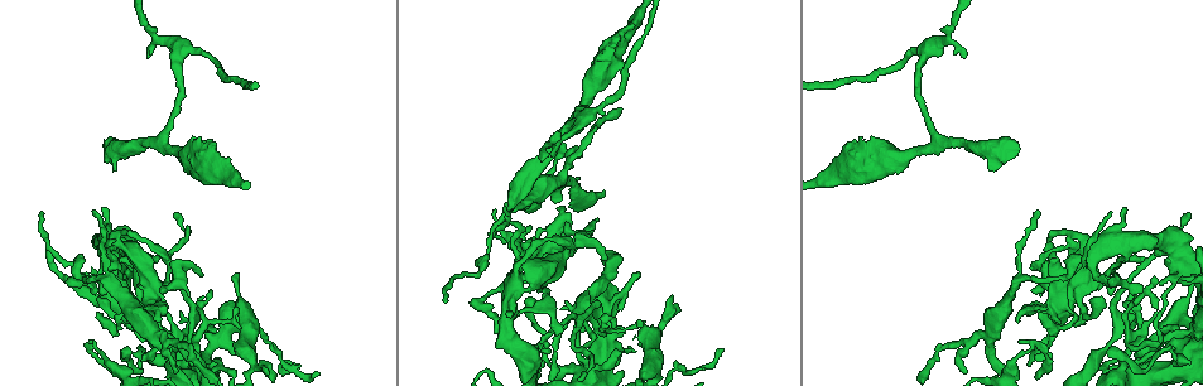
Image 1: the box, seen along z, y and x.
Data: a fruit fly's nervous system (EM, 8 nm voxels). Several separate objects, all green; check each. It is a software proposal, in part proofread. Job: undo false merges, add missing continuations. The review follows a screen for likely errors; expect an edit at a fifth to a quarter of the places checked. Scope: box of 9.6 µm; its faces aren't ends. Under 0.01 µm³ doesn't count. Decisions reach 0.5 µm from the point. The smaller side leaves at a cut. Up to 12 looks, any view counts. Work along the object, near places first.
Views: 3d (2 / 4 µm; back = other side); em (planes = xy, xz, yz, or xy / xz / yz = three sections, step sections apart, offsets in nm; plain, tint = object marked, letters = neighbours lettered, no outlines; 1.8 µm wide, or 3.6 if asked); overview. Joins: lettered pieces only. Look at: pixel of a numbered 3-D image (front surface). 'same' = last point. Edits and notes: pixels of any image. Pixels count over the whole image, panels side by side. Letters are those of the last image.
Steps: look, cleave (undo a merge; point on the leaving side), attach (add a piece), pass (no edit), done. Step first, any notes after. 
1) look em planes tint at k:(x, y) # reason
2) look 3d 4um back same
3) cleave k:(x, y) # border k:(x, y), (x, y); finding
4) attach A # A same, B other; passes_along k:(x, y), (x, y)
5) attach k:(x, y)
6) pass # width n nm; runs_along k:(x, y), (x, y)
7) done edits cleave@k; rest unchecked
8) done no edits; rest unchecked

look 3d 4um at 1:(558, 265) # touches itself

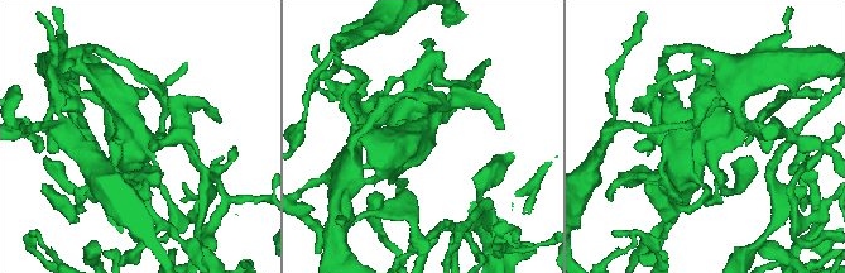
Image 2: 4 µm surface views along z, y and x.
look em planes tint at 2:(707, 143) # need the tissue

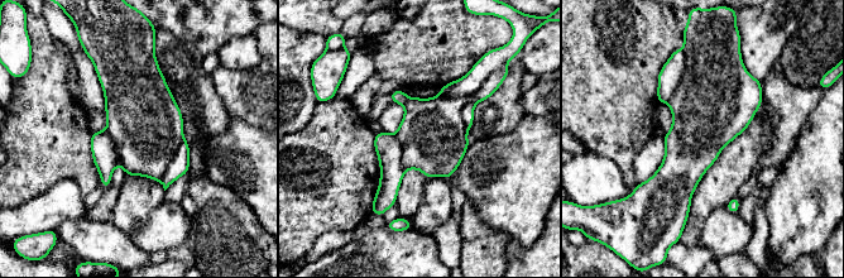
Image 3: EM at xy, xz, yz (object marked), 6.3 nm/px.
look em planes letters same # see the neighbours

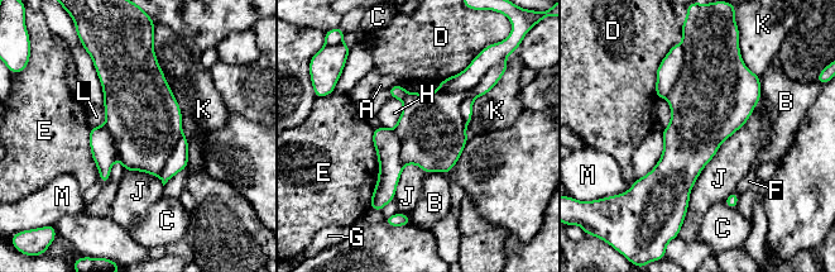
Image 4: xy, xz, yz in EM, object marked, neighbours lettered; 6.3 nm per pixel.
pass # longest_contact J 900 nm; A other, B other, C other, D other, E other, F other, G other, H other, J other, K other, L other, M other; border 4:(399, 99), (397, 124), (380, 127); one cell here

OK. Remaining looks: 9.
look em planes letters at 1:(143, 355) # tapers out

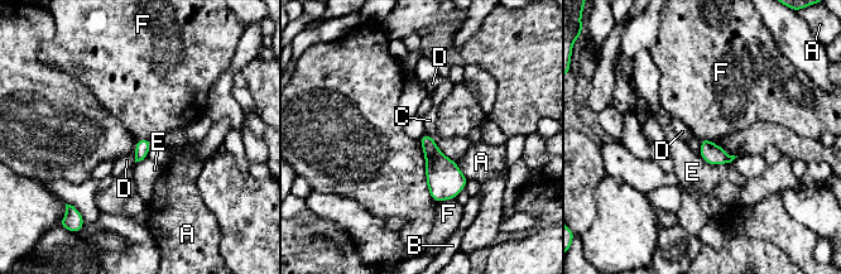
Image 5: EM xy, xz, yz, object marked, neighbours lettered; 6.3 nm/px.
pass # longest_contact E 200 nm; A other, B other, C other, D other, E other, F other; border 5:(455, 197), (438, 202); no lettered piece goes on from it

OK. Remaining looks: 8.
look 3d 4um at 1:(227, 176) # calibre changes

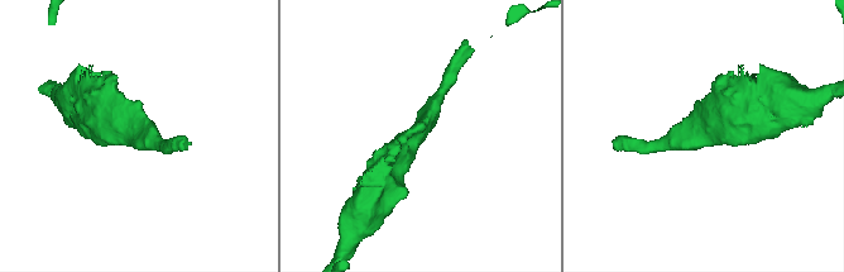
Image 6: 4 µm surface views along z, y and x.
look em planes tint at 6:(138, 131) # arm_widths 180, 480 nm; need the tissue

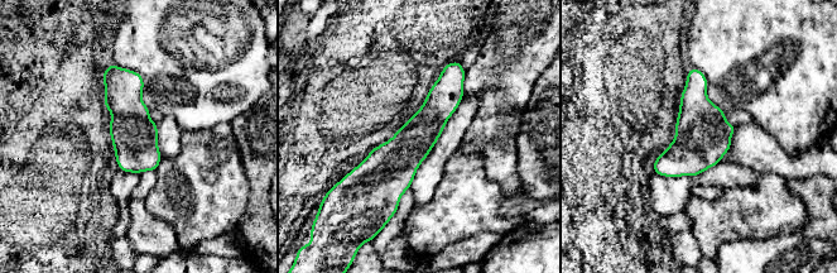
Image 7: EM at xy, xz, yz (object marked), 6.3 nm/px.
look em planes letters same

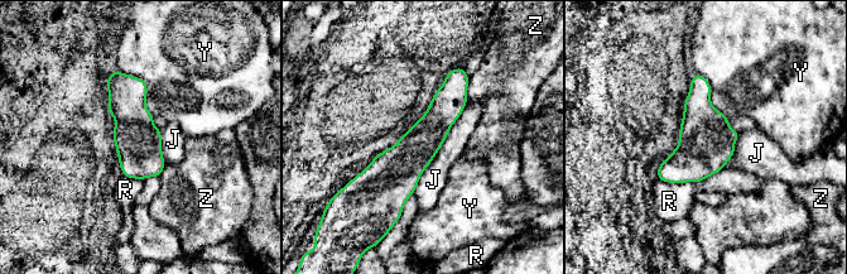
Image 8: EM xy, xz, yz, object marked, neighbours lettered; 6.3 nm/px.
pass # longest_contact J 650 nm; J other, R other, Y other, Z other; continuous, no second cell

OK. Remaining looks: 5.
look em planes letters at 1:(1018, 147) # free end

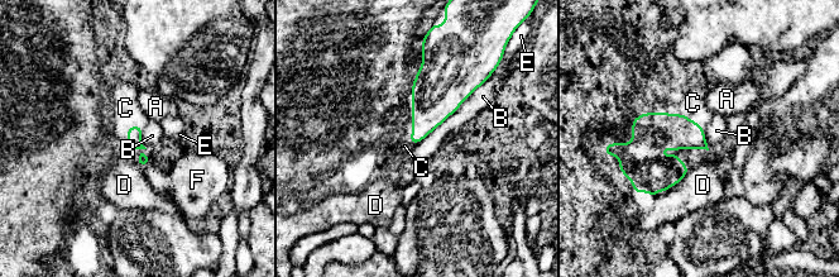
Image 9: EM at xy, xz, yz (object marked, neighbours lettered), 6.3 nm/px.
attach C # A other, B other, C same, D other, E other, F other; passes_along 9:(651, 132), (688, 118), (693, 104); the cell continues

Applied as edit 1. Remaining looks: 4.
look em planes tint at 1:(39, 213) # thin end

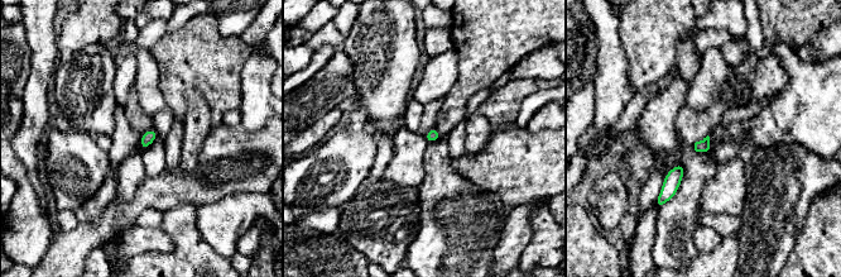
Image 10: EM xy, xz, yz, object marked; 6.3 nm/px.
look em planes letters same

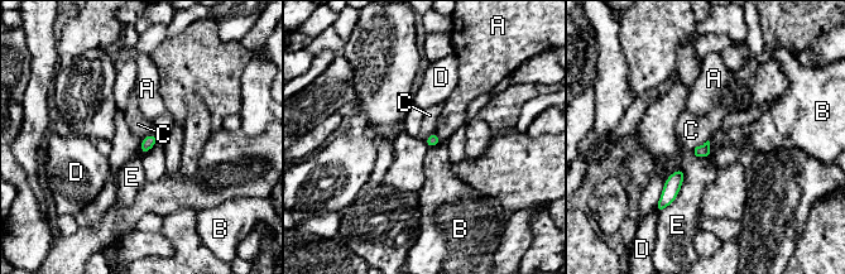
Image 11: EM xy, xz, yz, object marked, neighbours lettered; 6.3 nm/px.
pass # A other, B other, C other, D other, E other; border 11:(680, 167), (666, 179); no lettered piece goes on from it

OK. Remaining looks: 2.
done edits attach@9; rest unchecked

